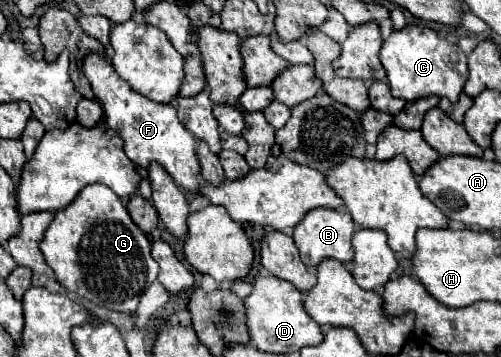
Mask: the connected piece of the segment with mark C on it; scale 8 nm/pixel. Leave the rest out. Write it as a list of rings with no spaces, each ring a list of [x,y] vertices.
[[[410,24],[402,30],[392,30],[382,44],[380,62],[386,70],[392,94],[408,102],[432,94],[456,102],[468,78],[466,54],[460,50],[460,46],[450,44],[446,38],[440,38],[432,28],[426,26]]]

